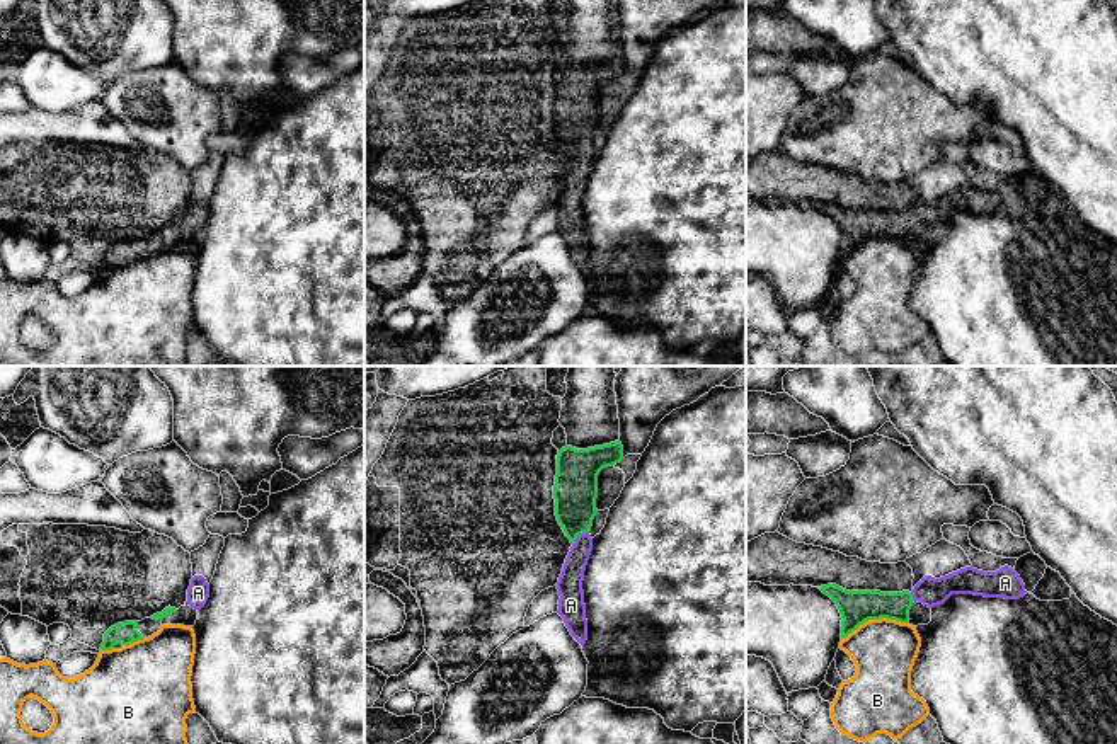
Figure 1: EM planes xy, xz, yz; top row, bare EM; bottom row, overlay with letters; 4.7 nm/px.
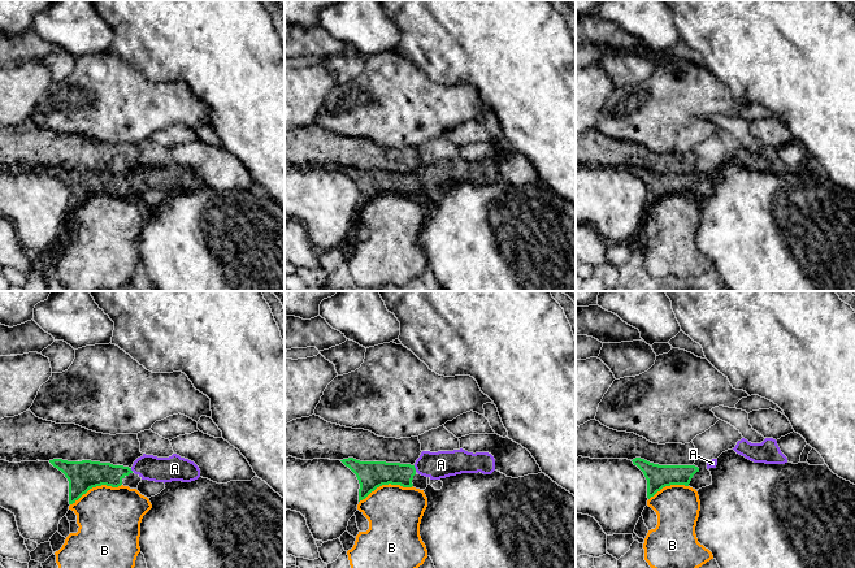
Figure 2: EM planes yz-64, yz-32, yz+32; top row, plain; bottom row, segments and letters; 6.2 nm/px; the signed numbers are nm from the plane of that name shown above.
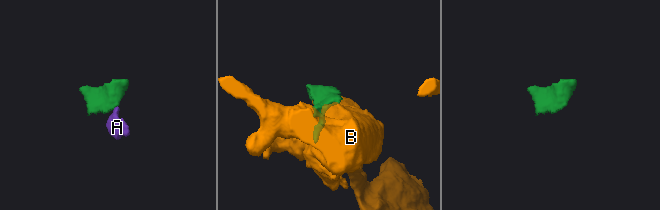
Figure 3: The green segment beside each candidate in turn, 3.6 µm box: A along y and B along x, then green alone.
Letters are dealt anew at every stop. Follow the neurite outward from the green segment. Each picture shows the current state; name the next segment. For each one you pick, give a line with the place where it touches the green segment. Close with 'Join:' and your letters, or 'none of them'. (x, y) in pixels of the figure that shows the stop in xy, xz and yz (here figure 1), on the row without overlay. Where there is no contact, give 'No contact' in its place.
A: Touches green at xz (578, 154)
Join: A

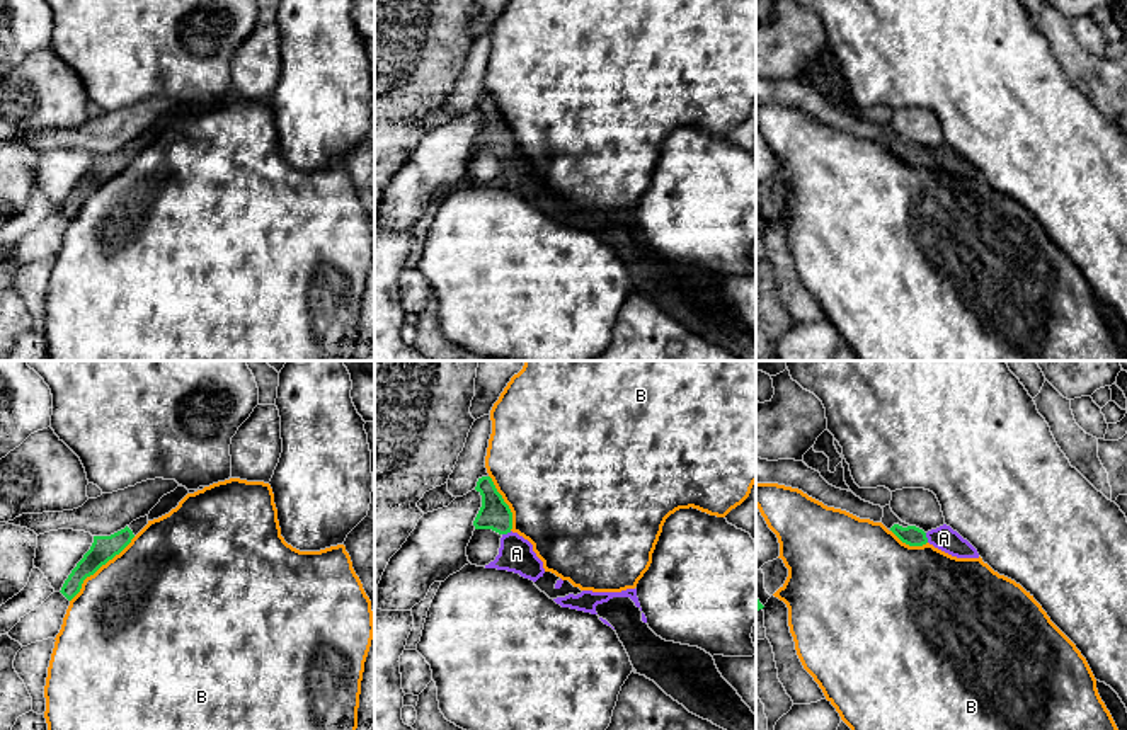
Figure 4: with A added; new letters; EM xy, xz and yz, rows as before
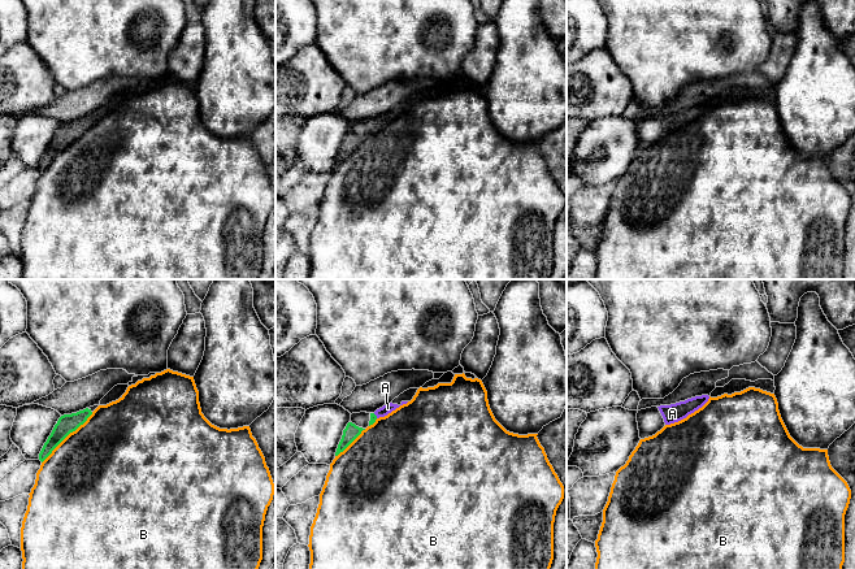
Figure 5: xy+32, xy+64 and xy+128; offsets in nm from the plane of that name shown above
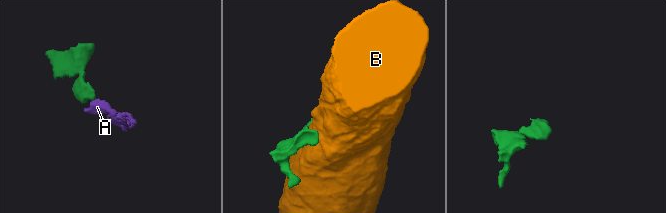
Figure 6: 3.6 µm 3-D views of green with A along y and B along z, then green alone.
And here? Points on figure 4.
A: Touches green at yz (926, 157)
Join: A

